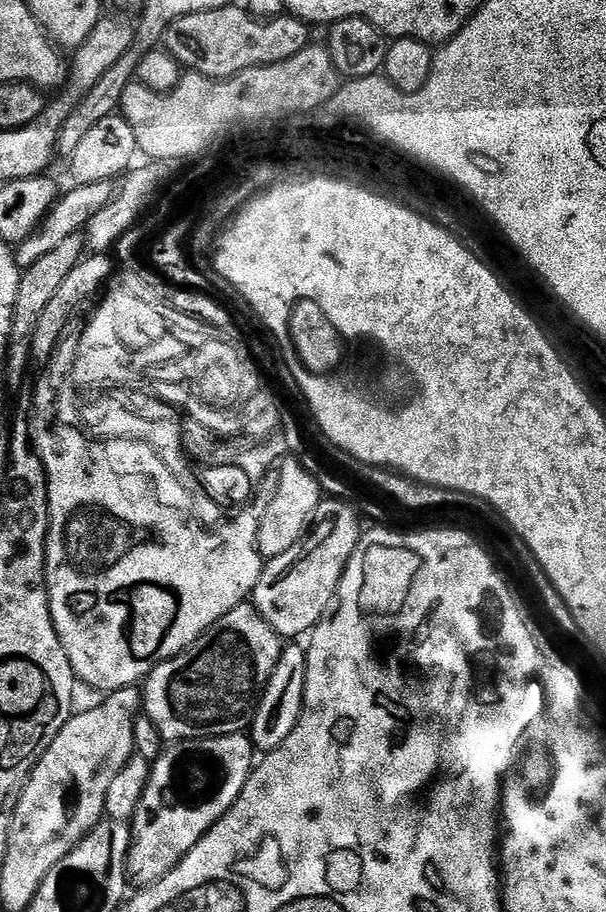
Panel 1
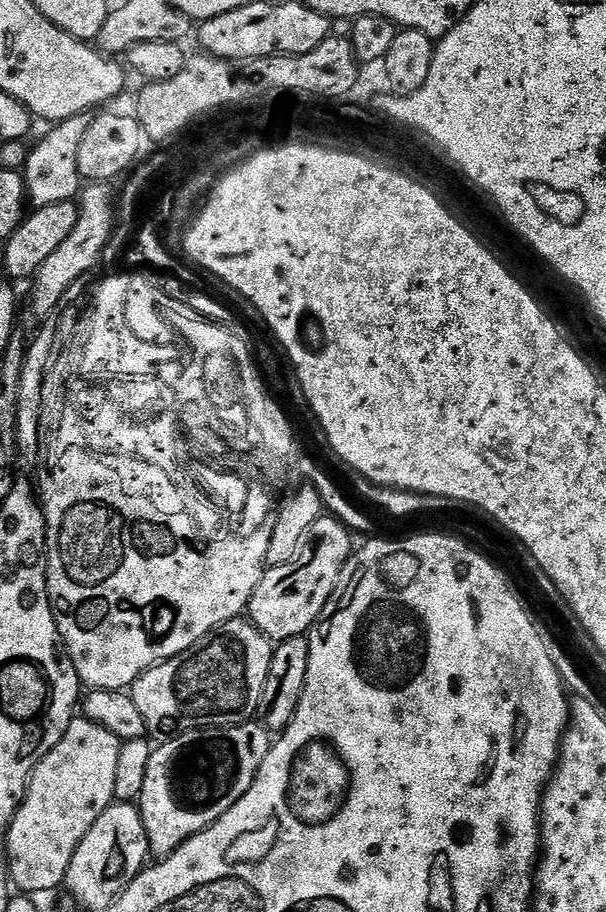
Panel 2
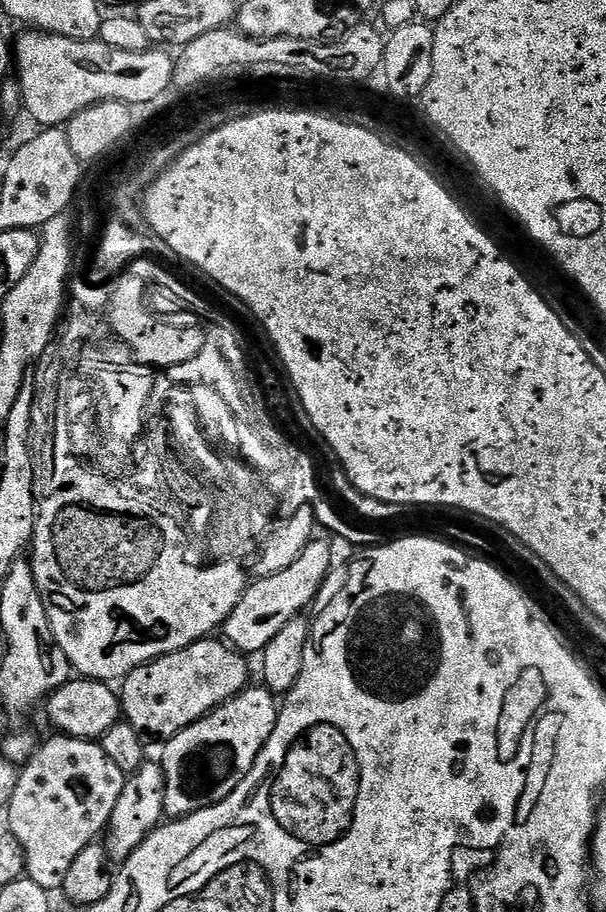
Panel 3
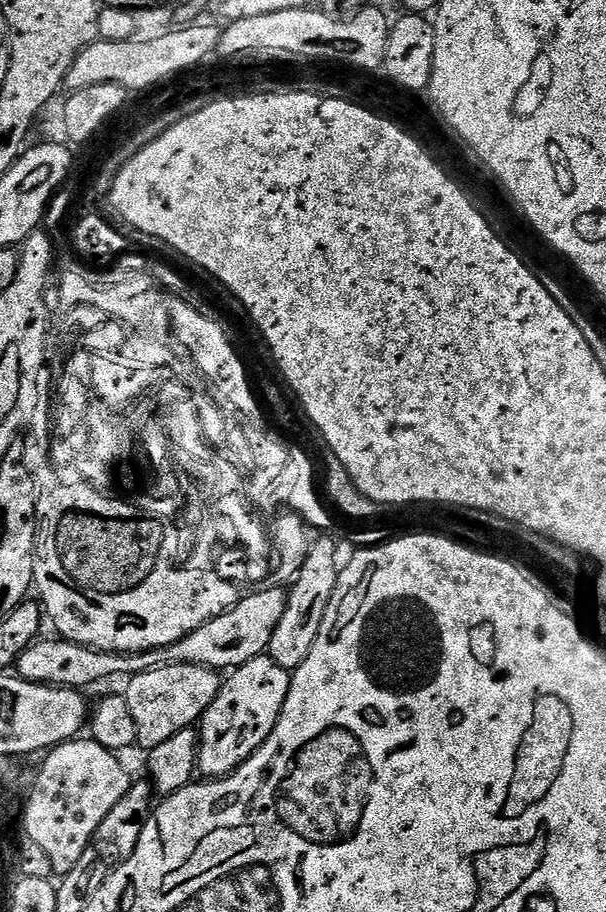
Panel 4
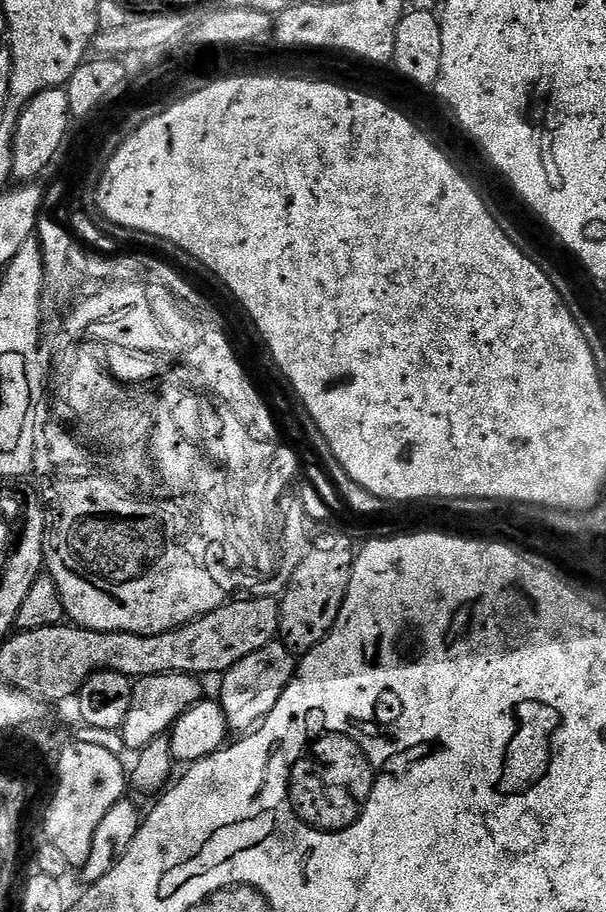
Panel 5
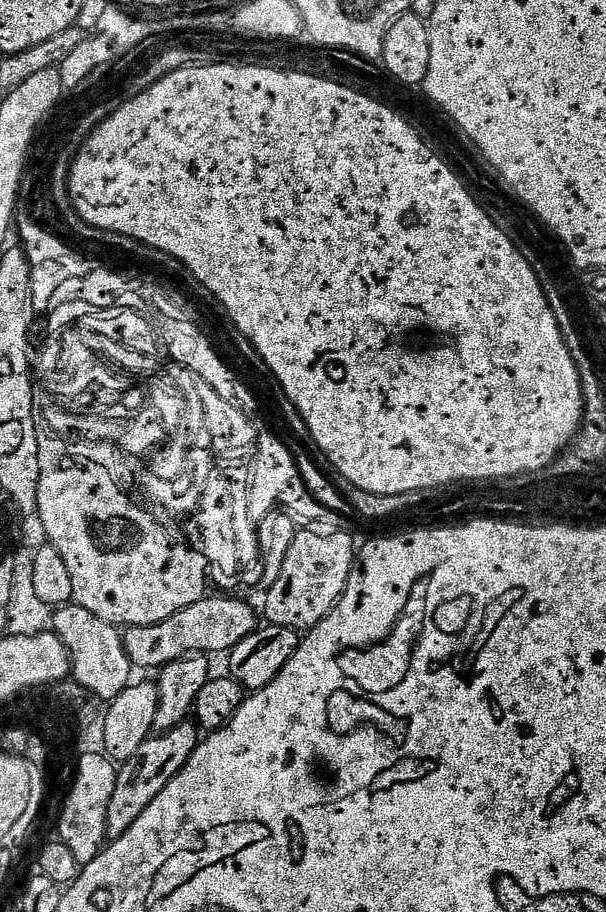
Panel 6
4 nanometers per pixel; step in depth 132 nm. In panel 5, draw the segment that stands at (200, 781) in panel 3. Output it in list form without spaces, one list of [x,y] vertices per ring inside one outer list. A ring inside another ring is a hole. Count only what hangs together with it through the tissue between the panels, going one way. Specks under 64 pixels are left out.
[[[273,642],[246,654],[233,668],[223,673],[220,684],[218,705],[223,712],[223,720],[232,732],[247,734],[259,725],[265,716],[274,710],[284,688],[294,679],[298,671],[298,660],[283,642]]]

